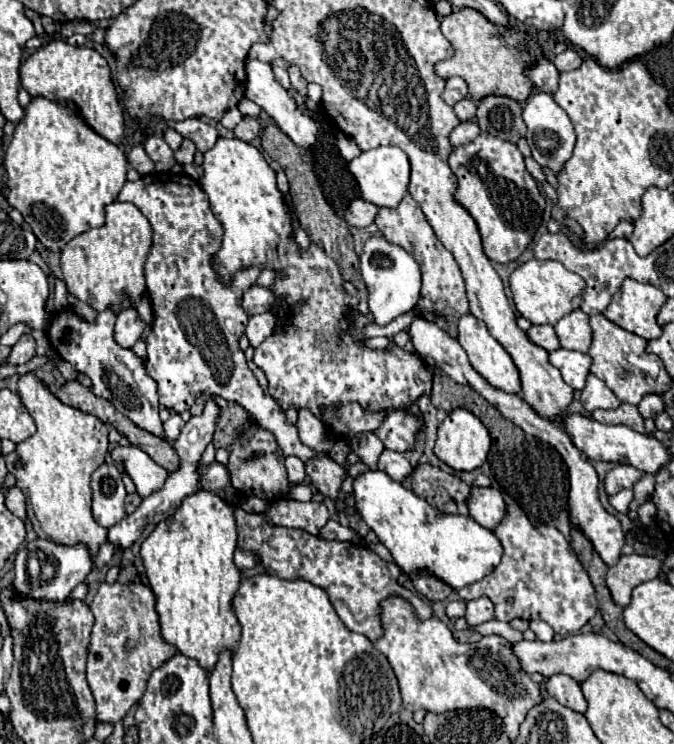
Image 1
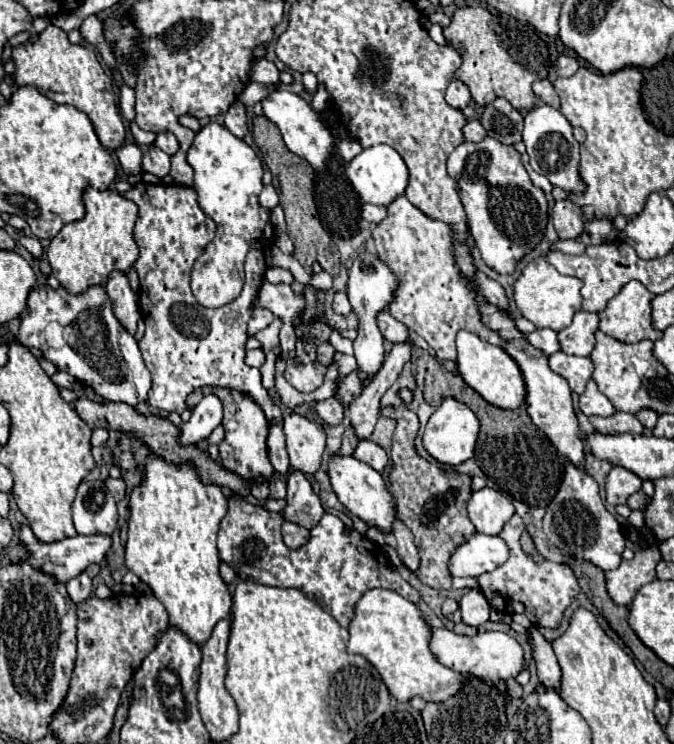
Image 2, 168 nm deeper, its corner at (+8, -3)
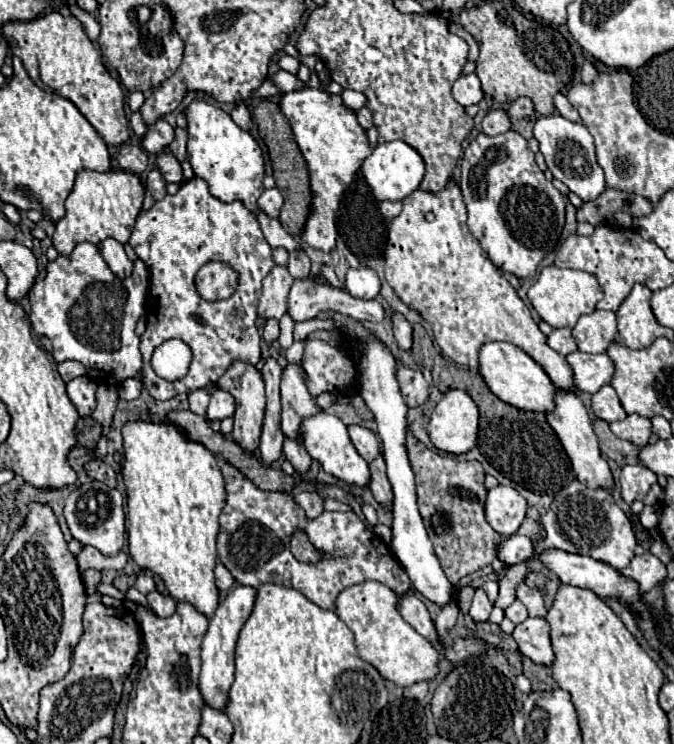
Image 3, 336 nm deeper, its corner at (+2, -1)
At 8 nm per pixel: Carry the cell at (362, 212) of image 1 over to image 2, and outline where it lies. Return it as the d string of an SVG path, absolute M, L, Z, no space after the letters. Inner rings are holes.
M363 205L361 207L361 219L369 221L369 223L379 223L381 219L385 219L387 209L385 207L377 207L377 205Z

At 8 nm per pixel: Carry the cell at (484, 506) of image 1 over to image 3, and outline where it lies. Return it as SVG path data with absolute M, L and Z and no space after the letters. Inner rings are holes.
M497 485L489 491L485 501L487 523L501 535L517 533L527 513L527 501L513 487Z

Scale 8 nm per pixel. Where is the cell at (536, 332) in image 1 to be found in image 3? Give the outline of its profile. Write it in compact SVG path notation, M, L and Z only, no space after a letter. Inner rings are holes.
M553 329L553 333L547 337L547 343L561 355L569 355L577 351L577 343L571 335L571 329Z

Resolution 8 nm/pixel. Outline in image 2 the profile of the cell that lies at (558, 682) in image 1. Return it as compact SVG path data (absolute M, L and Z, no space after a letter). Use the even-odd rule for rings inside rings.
M537 629L531 631L531 645L533 645L533 657L535 657L535 663L537 663L537 675L539 675L541 685L545 685L547 689L559 691L559 687L561 687L561 667L555 659L551 645L541 637L541 633Z

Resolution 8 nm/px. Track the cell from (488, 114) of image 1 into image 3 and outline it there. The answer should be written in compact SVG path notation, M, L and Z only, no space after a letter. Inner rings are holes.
M519 97L515 99L509 109L507 115L513 123L513 131L517 131L519 135L523 135L525 139L533 137L533 125L537 121L537 113L533 109L533 101L529 101L529 97Z

